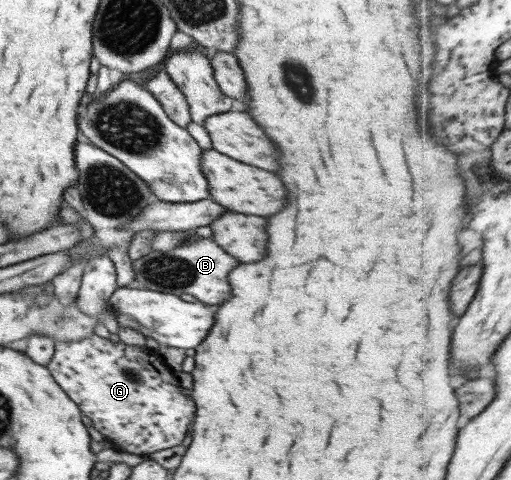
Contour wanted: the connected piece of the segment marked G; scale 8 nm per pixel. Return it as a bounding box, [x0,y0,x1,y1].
[47,334,196,458]

